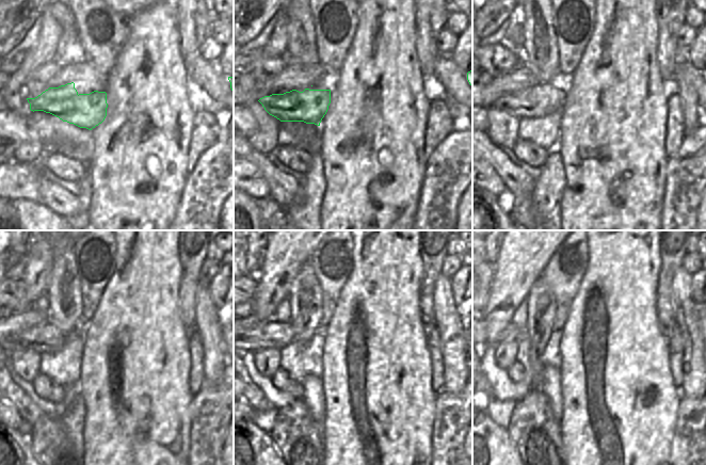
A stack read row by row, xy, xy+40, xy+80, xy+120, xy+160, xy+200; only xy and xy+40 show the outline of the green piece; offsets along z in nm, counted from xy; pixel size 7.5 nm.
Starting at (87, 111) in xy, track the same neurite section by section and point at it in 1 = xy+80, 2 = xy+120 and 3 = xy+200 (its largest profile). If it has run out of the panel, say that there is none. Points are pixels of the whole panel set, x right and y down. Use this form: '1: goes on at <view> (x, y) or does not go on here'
1: goes on at xy+80 (529, 103)
2: goes on at xy+120 (51, 340)
3: goes on at xy+200 (498, 338)

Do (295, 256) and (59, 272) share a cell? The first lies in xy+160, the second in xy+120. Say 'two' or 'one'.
two

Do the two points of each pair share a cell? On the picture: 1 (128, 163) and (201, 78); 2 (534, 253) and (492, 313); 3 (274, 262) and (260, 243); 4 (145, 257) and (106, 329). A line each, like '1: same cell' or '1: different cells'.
1: different cells
2: same cell
3: different cells
4: same cell

